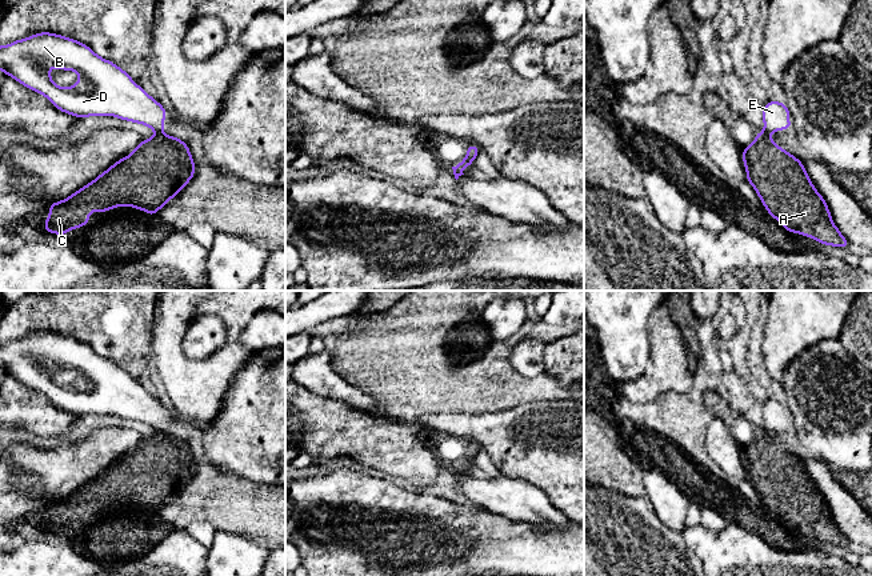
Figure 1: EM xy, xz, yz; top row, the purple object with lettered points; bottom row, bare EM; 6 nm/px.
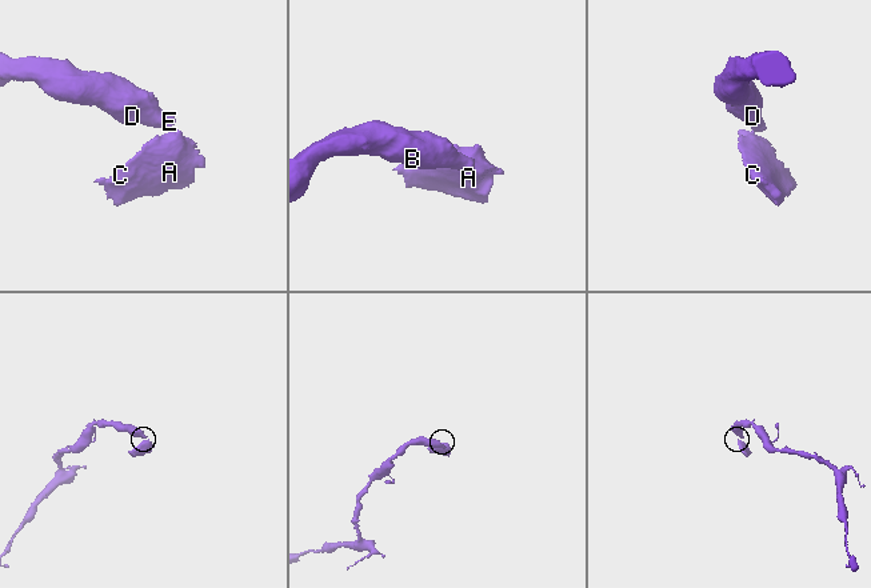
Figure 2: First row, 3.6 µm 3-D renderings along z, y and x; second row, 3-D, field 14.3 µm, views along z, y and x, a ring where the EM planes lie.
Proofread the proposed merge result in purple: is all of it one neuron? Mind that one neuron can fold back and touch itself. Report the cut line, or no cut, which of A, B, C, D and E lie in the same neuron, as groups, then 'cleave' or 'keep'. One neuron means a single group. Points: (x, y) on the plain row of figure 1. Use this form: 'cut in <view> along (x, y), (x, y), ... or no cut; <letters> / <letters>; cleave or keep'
cut in yz along (764, 430), (770, 435); A C / B D E; cleave

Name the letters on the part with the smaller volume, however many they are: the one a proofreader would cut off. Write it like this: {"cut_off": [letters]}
{"cut_off": ["A", "C"]}

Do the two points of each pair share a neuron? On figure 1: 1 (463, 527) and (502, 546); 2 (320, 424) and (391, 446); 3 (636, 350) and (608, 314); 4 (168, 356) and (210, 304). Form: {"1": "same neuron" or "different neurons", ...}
{"1": "same neuron", "2": "same neuron", "3": "same neuron", "4": "same neuron"}

